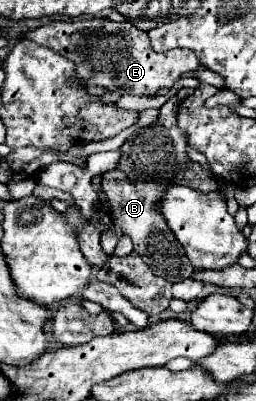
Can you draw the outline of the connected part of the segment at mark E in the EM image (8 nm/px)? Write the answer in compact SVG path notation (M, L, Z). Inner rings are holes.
M74 19L74 21L48 21L46 25L38 29L30 29L24 33L26 39L52 49L54 53L74 61L76 65L76 77L84 79L84 83L90 87L94 83L96 87L104 87L108 93L120 91L120 93L136 93L136 95L146 95L154 97L158 89L162 87L172 87L180 77L184 77L188 71L194 71L200 63L194 51L190 49L170 49L166 53L156 53L150 45L150 37L146 31L136 29L132 23L116 23L108 19Z

